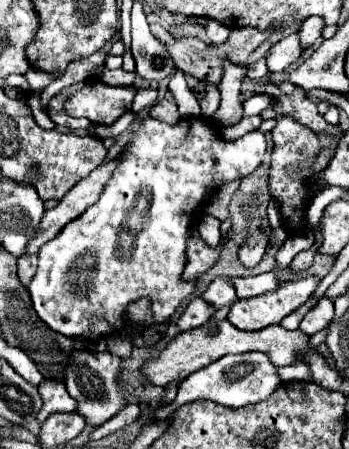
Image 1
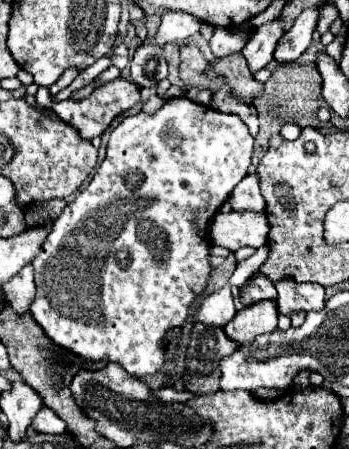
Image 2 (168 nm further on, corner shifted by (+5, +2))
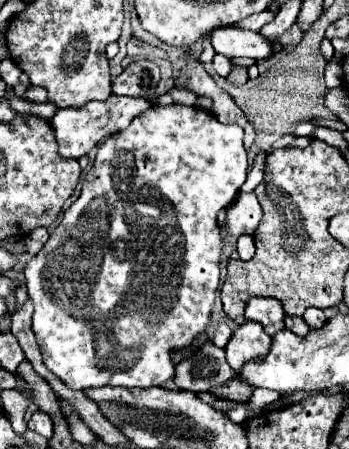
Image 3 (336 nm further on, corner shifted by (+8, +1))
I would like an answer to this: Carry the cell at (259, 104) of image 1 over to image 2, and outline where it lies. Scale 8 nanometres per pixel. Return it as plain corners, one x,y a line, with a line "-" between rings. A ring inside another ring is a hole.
171,98
163,104
161,110
155,114
147,112
137,112
133,116
123,118
117,128
109,136
107,144
107,156
93,174
93,180
89,186
65,206
65,210
59,214
59,218
53,224
51,236
43,242
41,252
35,256
31,262
35,268
35,286
37,294
31,304
31,314
35,322
47,332
47,336
61,348
67,348
69,352
81,356
83,360
91,362
117,362
121,364
131,376
145,376
145,374
157,374
159,368
165,362
163,356
163,334
173,328
181,326
189,314
189,306
193,300
205,290
207,278
211,272
209,266
209,222
219,210
219,206
231,196
233,188
247,176
247,170
251,166
251,156
253,156
253,142
255,138
249,134
249,128
239,120
235,114
225,114
217,112
211,106
197,104
189,98

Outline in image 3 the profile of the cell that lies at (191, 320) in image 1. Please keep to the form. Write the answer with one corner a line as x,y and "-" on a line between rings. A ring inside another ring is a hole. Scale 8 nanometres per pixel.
218,323
216,325
216,331
214,331
214,337
212,337
212,343
216,343
220,349
224,349
226,347
226,343
230,341
230,337
232,337
232,329
226,325
226,323

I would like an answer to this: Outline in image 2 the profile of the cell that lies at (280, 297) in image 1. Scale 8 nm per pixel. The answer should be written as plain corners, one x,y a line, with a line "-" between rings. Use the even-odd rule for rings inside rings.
263,300
259,304
249,304
237,310
235,318
227,322
225,334
243,346
251,344
255,336
273,332
275,328
277,328
277,304
273,300

